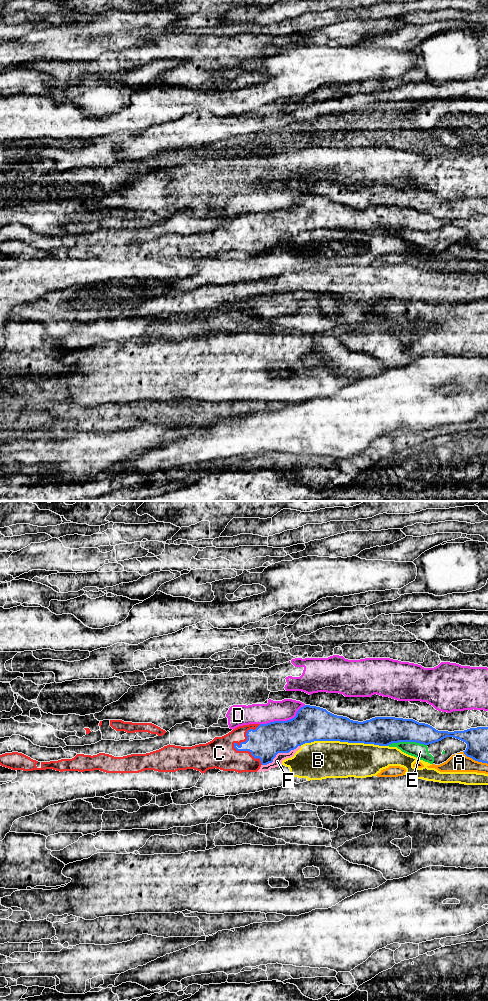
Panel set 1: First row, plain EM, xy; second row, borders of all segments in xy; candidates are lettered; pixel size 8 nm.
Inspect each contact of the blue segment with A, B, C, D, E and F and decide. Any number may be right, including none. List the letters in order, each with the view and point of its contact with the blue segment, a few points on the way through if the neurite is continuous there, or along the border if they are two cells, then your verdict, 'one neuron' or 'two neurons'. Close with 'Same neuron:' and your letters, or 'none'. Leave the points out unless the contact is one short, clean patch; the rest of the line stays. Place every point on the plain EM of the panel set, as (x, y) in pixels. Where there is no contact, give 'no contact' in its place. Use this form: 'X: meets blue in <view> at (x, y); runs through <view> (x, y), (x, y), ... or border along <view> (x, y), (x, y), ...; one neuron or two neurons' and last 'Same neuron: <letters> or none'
A: meets blue in xy at (475, 248); two neurons
B: meets blue in xy at (344, 229); two neurons
C: meets blue in xy at (234, 233); one neuron
D: meets blue in xy at (283, 209); two neurons
E: meets blue in xy at (406, 229); two neurons
F: meets blue in xy at (280, 240); border along xy (300, 233), (288, 240), (279, 240), (271, 250), (262, 253); two neurons
Same neuron: C

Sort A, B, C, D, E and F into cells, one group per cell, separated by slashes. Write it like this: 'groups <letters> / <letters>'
groups A / B F / C / D / E

